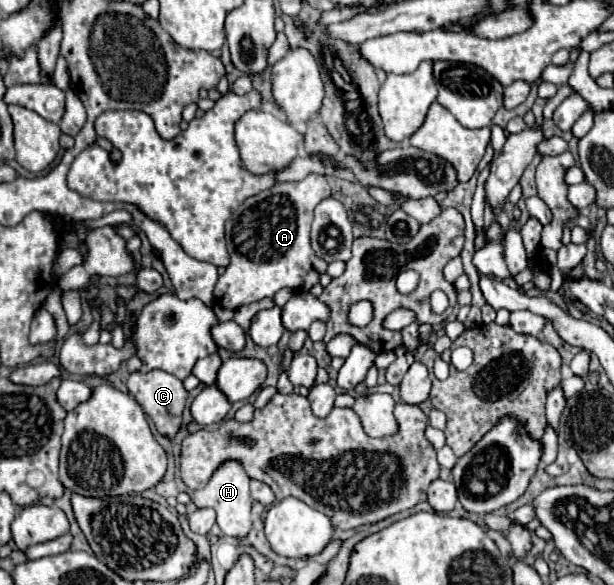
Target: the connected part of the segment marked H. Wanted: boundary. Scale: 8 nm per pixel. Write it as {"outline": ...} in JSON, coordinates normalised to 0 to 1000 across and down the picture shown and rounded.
{"outline":[[[365,788],[342,815],[336,832],[313,839],[313,856],[319,867],[345,867],[355,880],[355,901],[362,904],[362,915],[371,918],[388,918],[401,921],[410,901],[410,884],[407,884],[407,867],[410,867],[410,850],[407,850],[407,815],[401,812],[397,798],[391,788]]]}

